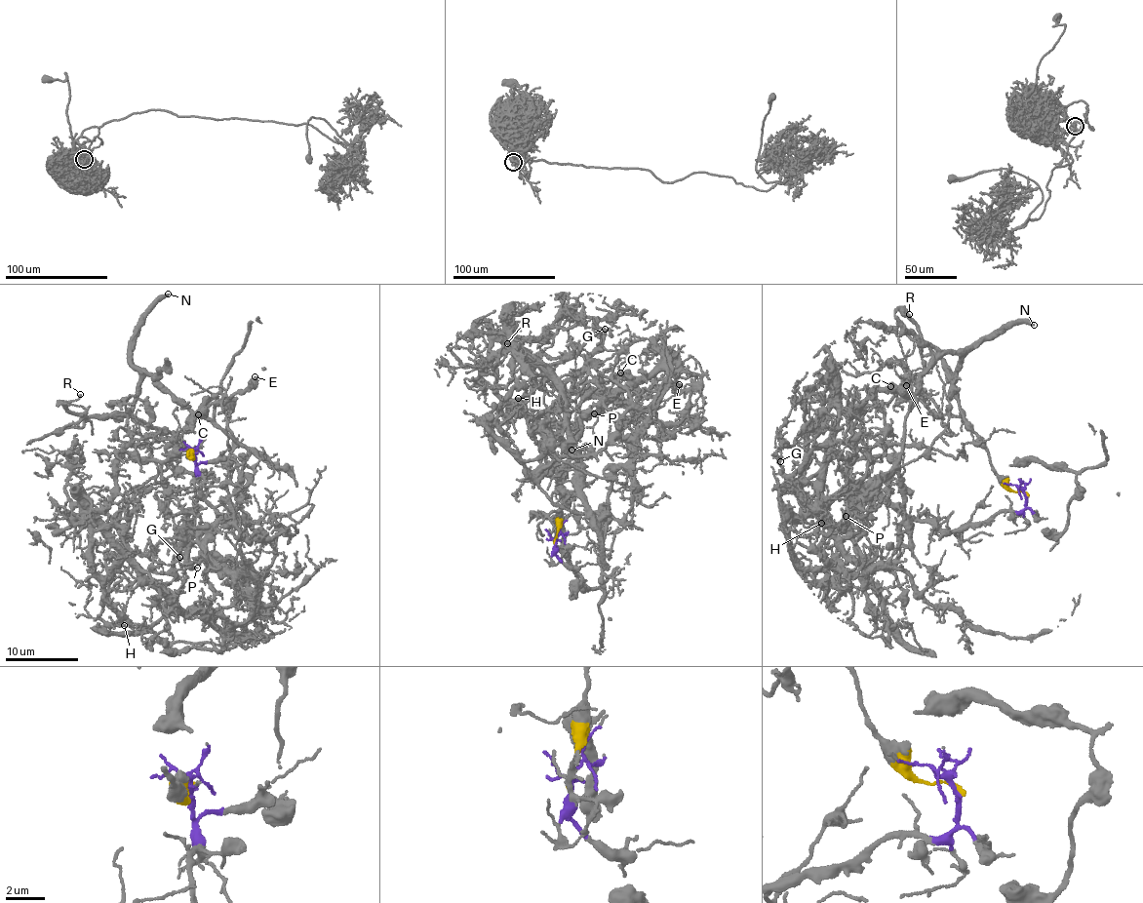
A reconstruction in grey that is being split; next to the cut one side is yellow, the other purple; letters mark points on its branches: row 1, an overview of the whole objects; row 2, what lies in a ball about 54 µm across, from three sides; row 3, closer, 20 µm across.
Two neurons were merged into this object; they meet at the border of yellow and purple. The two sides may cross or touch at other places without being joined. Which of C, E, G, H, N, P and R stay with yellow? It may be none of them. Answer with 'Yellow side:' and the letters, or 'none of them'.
Yellow side: C, E, N, R

